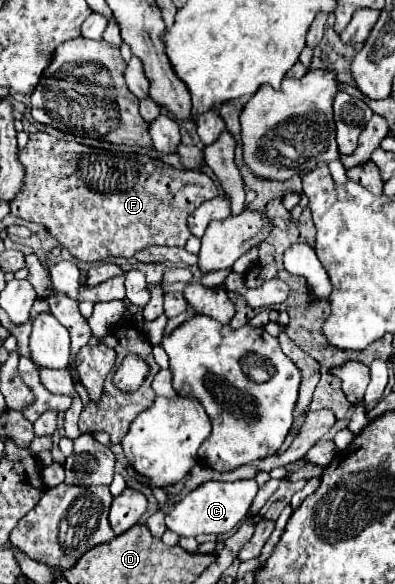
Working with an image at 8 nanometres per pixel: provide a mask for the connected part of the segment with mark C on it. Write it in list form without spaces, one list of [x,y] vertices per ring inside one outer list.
[[[245,479],[245,481],[233,481],[233,483],[223,483],[223,481],[207,481],[187,493],[179,503],[169,507],[165,523],[167,529],[175,531],[181,537],[197,537],[201,533],[229,533],[249,511],[255,495],[257,495],[257,481],[255,479]]]

